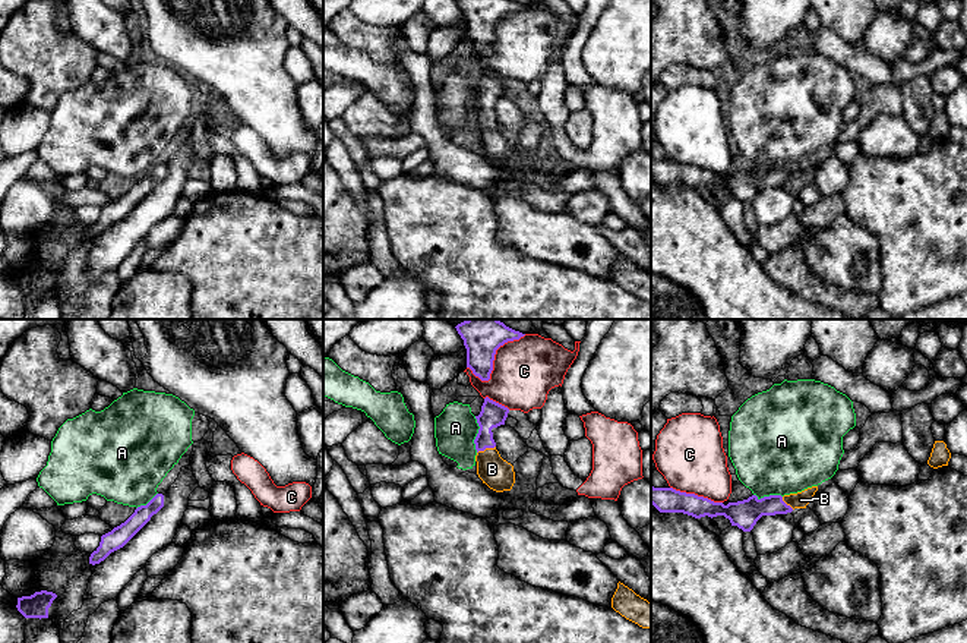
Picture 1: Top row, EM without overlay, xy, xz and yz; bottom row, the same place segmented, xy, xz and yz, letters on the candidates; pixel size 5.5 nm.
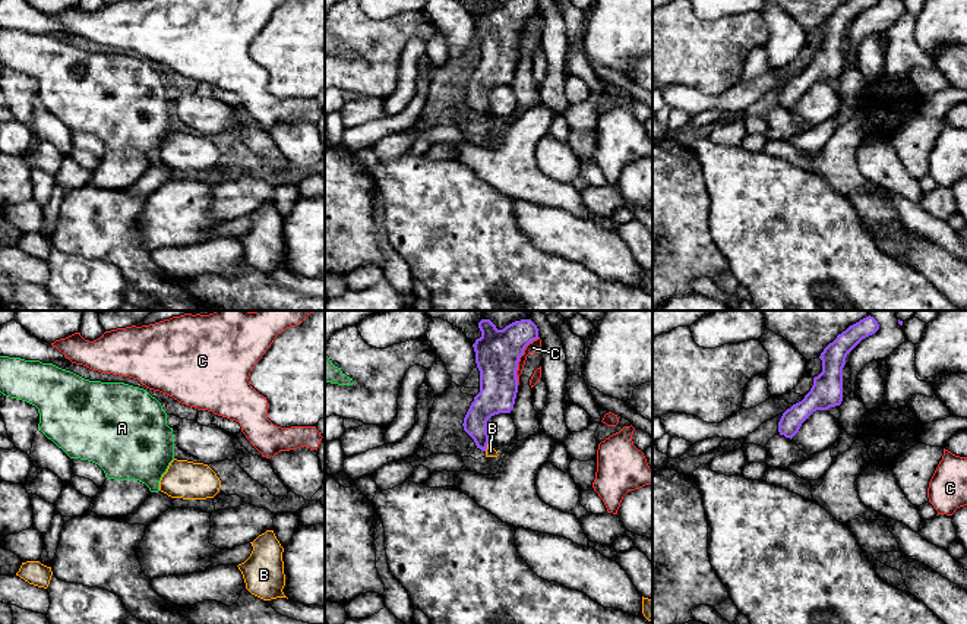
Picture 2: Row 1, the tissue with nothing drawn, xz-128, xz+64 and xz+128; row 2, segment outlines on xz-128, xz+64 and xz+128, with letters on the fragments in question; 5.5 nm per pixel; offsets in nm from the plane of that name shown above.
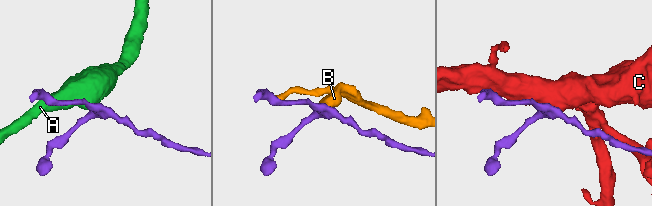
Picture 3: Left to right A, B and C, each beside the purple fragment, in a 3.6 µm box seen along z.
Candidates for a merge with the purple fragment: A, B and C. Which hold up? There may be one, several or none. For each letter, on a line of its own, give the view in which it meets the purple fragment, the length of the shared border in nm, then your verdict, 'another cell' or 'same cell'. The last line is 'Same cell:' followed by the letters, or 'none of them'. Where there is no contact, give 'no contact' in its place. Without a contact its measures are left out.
A: xz | 200 nm | another cell
B: xz | 110 nm | same cell
C: xz | 380 nm | another cell
Same cell: B

